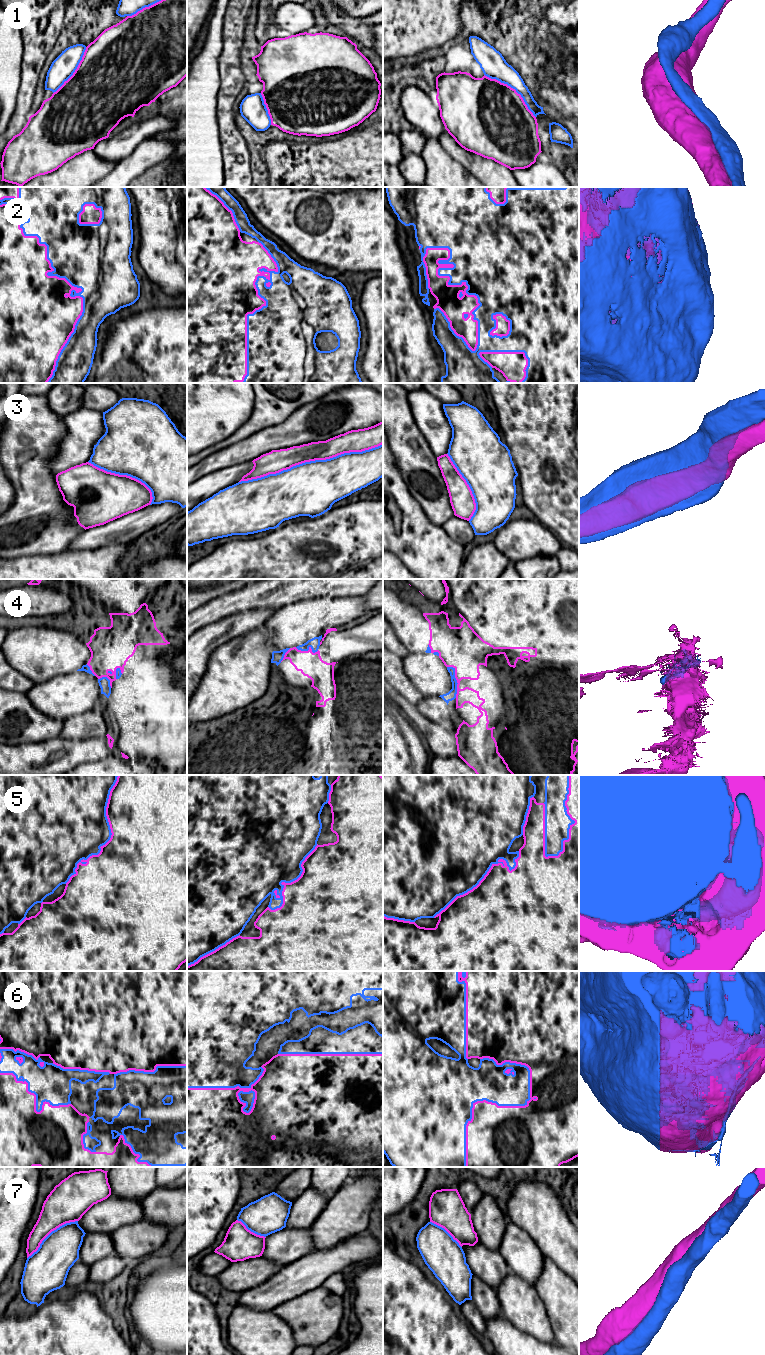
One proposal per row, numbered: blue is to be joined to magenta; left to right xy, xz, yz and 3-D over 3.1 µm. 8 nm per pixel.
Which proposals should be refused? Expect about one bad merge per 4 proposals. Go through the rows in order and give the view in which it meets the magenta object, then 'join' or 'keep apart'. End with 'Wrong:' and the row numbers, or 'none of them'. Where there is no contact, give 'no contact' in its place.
1: meets magenta in yz; keep apart
2: meets magenta in yz; join
3: meets magenta in xz; keep apart
4: meets magenta in yz; keep apart
5: meets magenta in yz; join
6: meets magenta in yz; join
7: meets magenta in xy; keep apart
Wrong: 1, 3, 4, 7

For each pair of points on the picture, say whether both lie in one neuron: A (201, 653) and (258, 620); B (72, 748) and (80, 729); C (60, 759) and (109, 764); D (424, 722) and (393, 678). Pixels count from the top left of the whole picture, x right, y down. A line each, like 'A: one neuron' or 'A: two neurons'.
A: one neuron
B: two neurons
C: two neurons
D: one neuron

